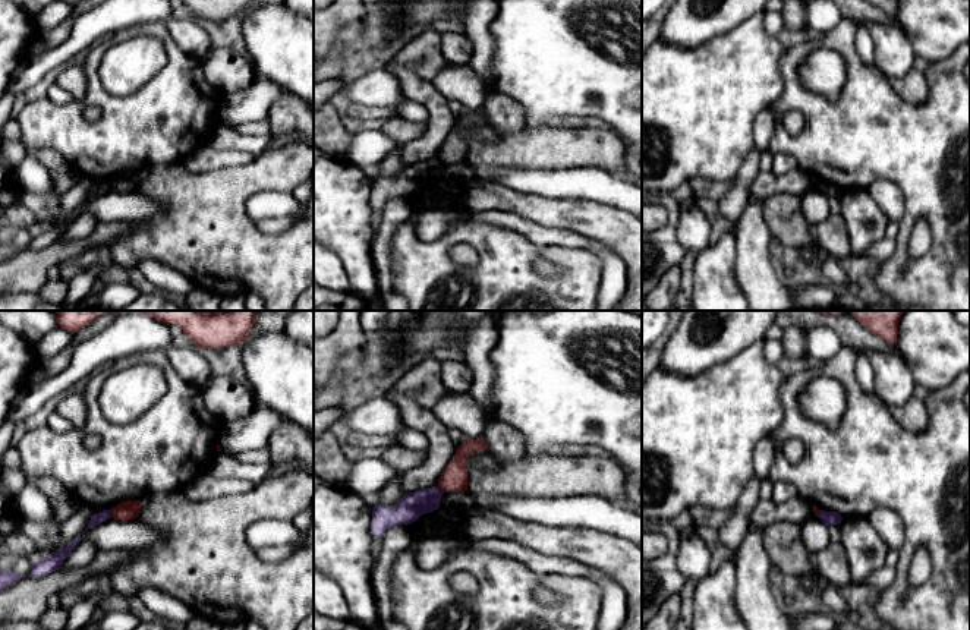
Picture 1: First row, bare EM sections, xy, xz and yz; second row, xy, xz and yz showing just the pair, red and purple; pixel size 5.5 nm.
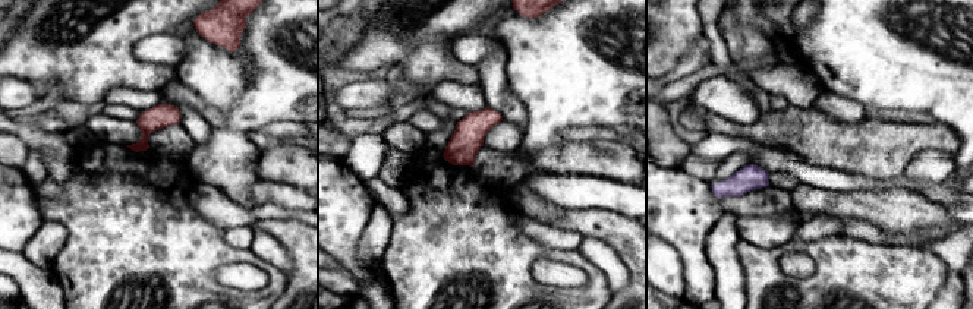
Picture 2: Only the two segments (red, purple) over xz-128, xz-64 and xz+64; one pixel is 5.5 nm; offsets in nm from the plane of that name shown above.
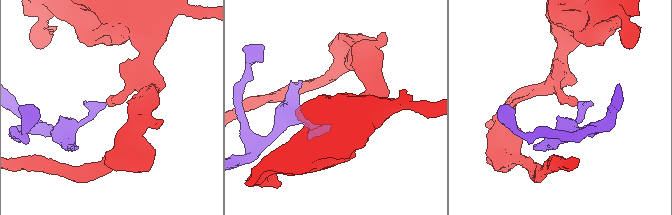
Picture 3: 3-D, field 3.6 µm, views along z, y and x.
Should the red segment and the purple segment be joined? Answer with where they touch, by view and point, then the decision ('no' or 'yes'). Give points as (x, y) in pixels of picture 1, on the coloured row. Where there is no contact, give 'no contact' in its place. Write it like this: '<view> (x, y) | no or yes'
xy (110, 513) | no

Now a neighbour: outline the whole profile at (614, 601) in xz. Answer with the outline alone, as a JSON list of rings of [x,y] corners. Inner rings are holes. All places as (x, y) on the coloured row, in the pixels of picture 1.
[[[588,576],[602,589],[602,607],[598,630],[618,630],[627,614],[627,595],[624,589],[605,576]]]

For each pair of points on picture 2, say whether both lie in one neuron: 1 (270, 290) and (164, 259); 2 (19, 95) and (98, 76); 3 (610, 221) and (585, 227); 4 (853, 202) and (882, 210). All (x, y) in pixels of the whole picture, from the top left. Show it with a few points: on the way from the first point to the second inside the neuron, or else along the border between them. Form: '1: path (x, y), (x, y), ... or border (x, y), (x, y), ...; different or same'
1: path (243, 293), (198, 293), (191, 286); same
2: border (15, 75), (38, 84), (46, 91); different
3: path (604, 223), (591, 223); same
4: path (860, 204), (875, 205); same

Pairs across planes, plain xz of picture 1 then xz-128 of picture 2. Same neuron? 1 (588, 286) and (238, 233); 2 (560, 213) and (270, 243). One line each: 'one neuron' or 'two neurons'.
1: two neurons
2: two neurons

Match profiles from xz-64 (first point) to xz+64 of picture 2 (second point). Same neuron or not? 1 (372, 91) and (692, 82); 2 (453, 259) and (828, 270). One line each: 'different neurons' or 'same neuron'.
1: different neurons
2: same neuron

